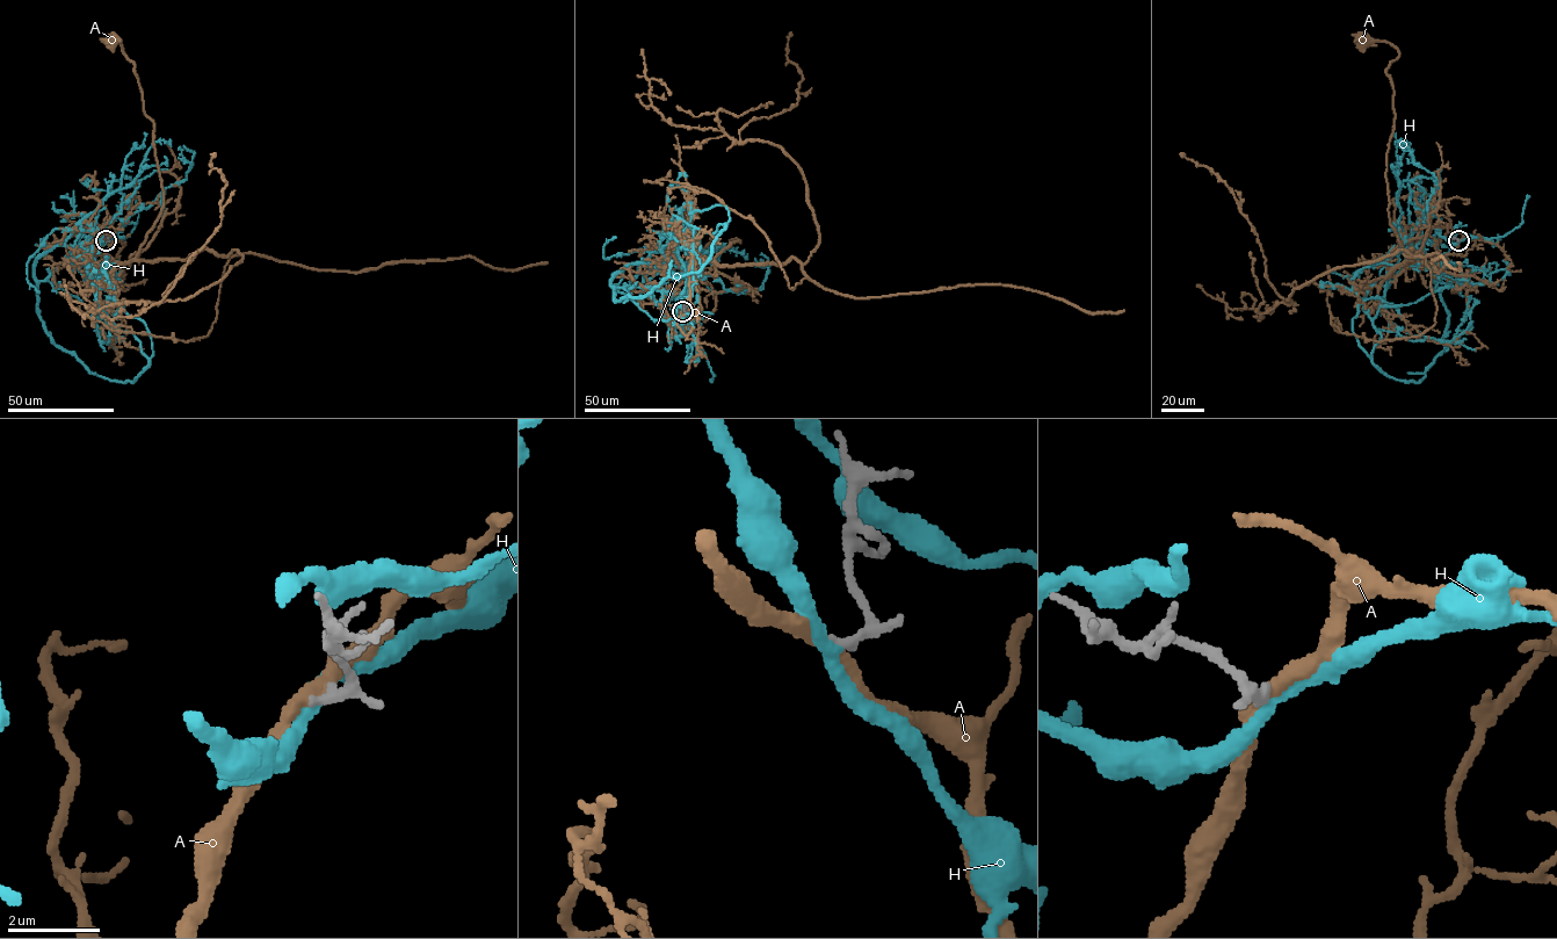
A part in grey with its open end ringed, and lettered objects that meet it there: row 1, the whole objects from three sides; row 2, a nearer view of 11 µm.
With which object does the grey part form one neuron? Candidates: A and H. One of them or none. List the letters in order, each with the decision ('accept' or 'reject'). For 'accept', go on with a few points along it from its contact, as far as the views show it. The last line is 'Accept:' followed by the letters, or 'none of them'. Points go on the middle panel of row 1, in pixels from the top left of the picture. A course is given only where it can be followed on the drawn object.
A: accept | via (682, 311), (678, 307), (693, 265), (740, 240), (722, 247), (711, 239), (700, 251), (689, 212)
H: reject
Accept: A

